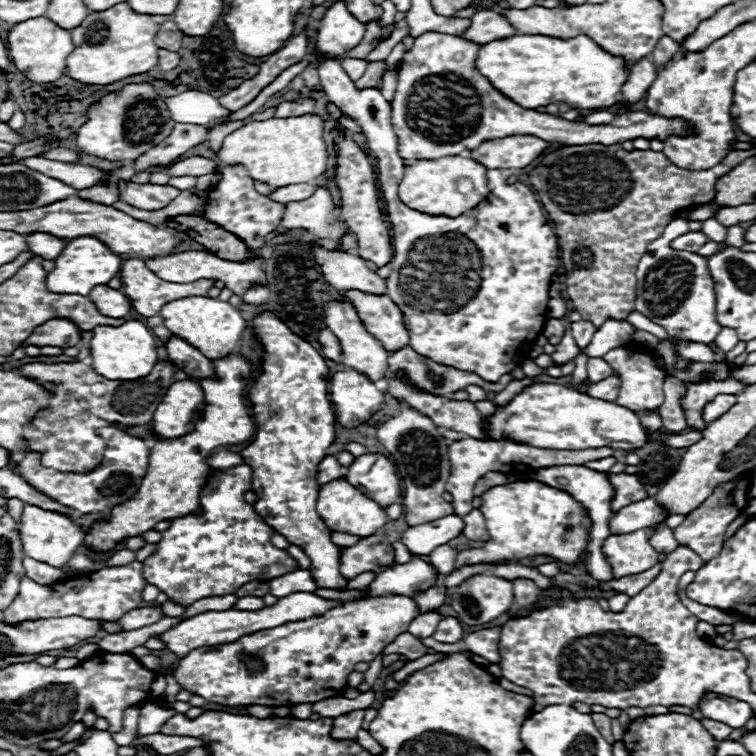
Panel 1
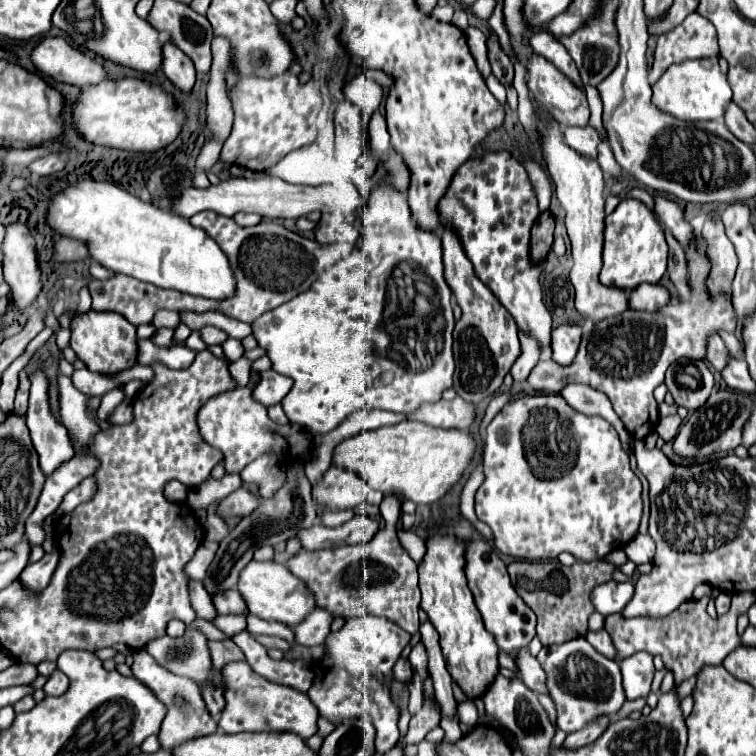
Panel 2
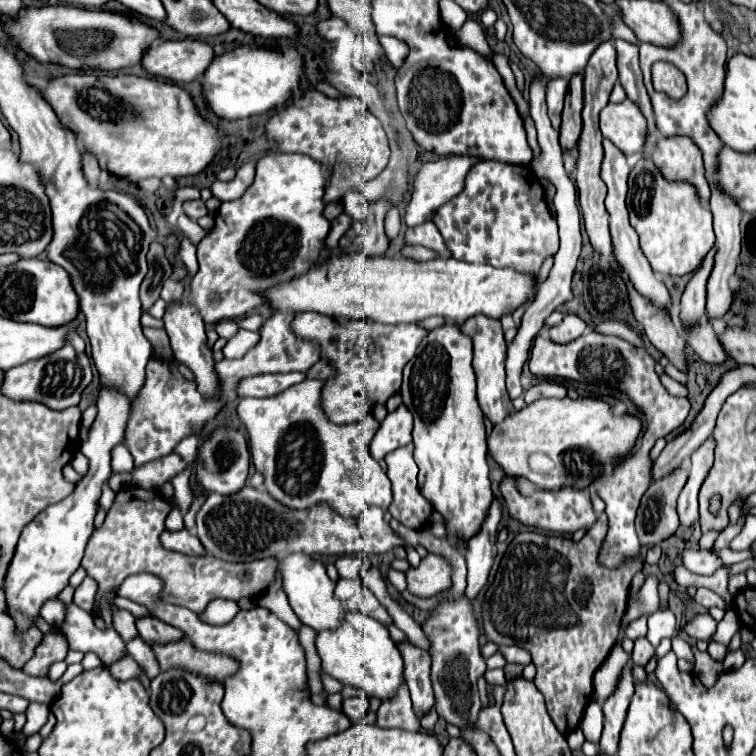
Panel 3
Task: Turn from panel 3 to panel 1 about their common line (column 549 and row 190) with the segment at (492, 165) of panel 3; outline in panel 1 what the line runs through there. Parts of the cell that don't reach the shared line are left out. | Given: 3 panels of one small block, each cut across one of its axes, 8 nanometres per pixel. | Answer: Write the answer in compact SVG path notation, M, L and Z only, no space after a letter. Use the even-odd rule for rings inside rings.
M242 164L220 166L220 172L222 172L220 182L216 184L216 188L208 190L206 210L192 212L192 216L204 216L204 220L214 222L220 228L226 228L226 232L234 232L240 240L244 240L254 250L264 248L264 238L278 228L286 206L270 200L268 196L258 194L254 188L254 180L250 178L250 174Z

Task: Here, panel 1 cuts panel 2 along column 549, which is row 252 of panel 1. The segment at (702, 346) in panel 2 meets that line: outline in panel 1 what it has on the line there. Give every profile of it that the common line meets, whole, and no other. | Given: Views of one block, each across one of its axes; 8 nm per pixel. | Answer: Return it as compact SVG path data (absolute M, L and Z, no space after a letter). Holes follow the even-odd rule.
M338 132L338 154L336 154L336 184L340 190L340 214L348 222L350 230L358 236L358 250L364 260L372 260L378 268L386 266L392 260L392 244L388 226L382 220L382 210L378 206L378 190L374 182L374 168L370 166L366 154L358 148L358 144L350 138L348 132Z

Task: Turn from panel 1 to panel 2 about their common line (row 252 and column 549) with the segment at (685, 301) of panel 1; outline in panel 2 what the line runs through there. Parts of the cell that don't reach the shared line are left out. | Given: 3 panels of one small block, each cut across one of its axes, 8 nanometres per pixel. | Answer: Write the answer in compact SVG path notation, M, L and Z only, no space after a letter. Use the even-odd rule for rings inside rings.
M574 638L568 642L544 646L536 660L546 672L546 688L556 706L556 726L564 732L576 732L580 726L586 726L588 720L602 714L616 714L624 704L622 674L616 660L610 660L596 652L586 638Z

